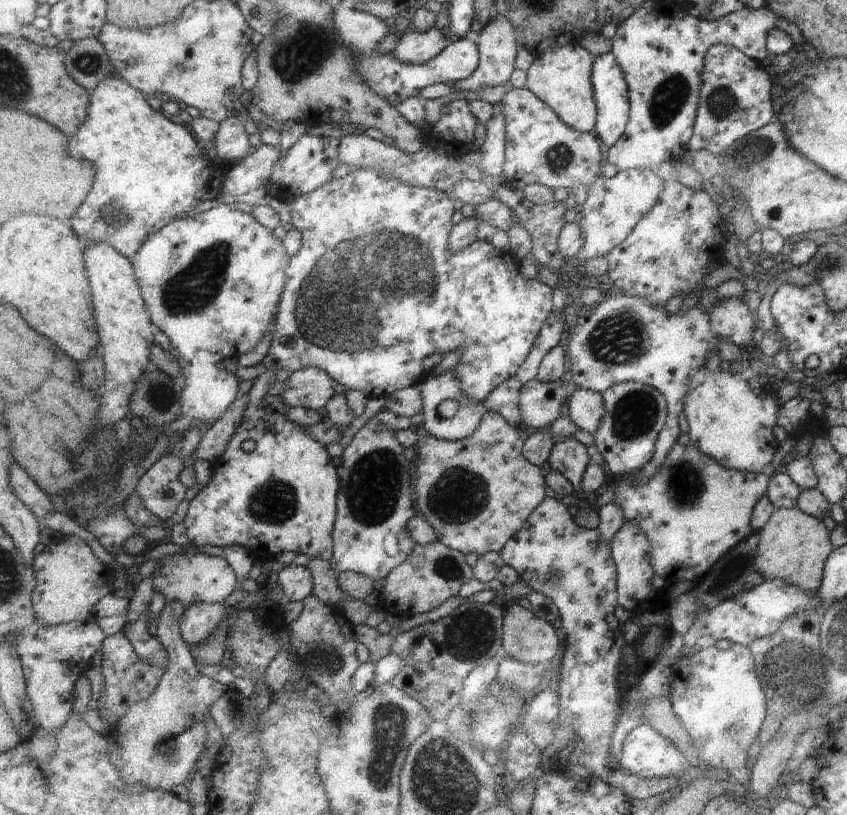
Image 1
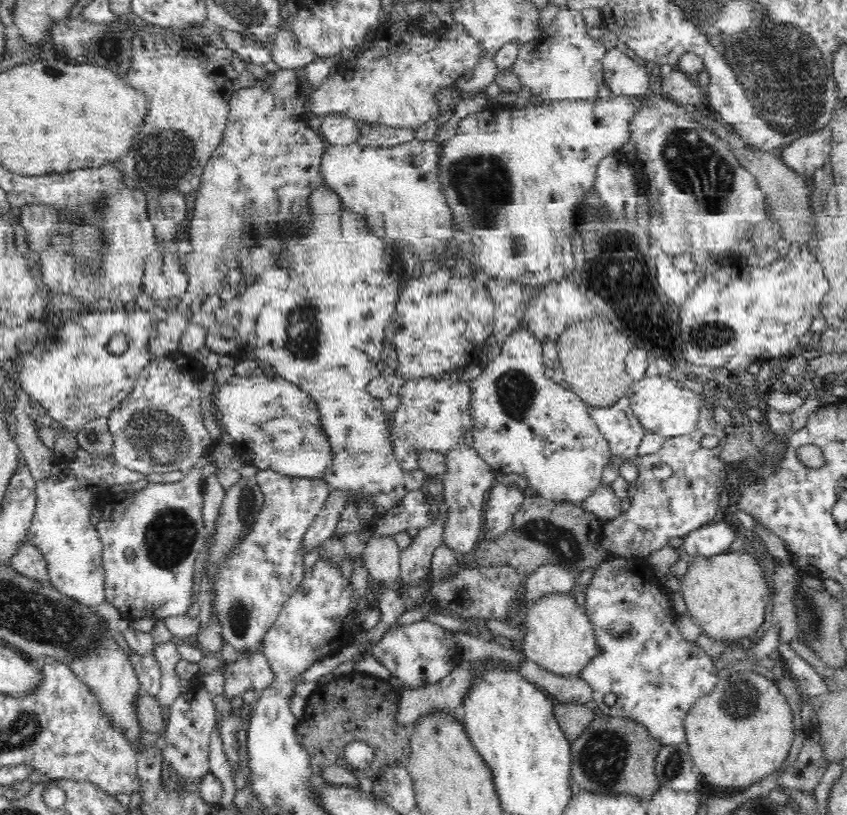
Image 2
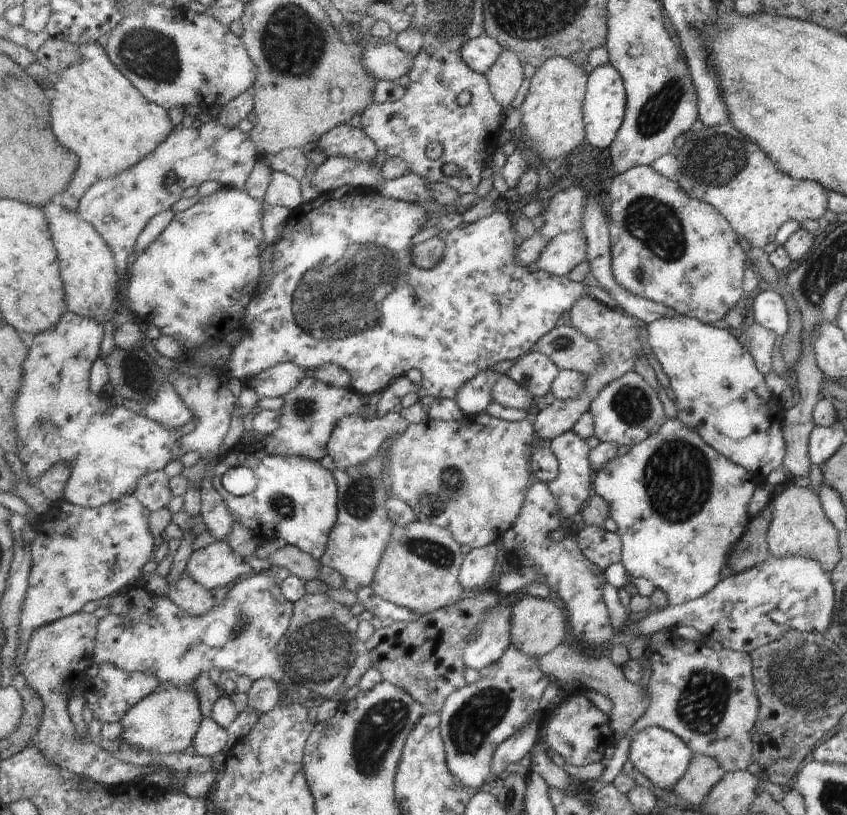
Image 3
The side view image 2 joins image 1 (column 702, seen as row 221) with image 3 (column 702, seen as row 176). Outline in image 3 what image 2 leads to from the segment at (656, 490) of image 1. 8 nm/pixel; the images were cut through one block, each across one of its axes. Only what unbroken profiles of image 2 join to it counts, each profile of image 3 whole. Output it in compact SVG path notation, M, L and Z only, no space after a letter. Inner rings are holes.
M669 419L668 422L648 440L631 447L631 450L624 456L617 456L614 460L605 465L599 472L595 473L593 493L605 498L611 508L611 517L617 525L617 533L622 539L622 565L627 574L634 578L643 578L650 581L655 588L666 594L669 605L683 605L687 602L704 597L719 583L719 570L725 564L725 554L731 552L731 546L737 544L737 538L747 529L750 517L747 512L747 504L751 494L755 491L755 484L751 482L753 473L745 470L736 463L729 462L719 452L709 447L703 439L697 435L695 430L688 428L680 419Z

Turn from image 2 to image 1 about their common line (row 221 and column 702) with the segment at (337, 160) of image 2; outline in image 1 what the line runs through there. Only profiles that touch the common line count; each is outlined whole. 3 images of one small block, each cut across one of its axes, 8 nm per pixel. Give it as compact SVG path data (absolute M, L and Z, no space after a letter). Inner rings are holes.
M750 368L738 374L712 371L704 371L701 374L693 372L684 408L689 426L686 435L687 442L697 447L697 450L703 454L716 459L722 467L744 473L761 473L761 468L771 462L778 447L778 441L771 432L771 428L775 425L775 414L778 408L776 395L769 394L765 388L761 388L757 374Z

